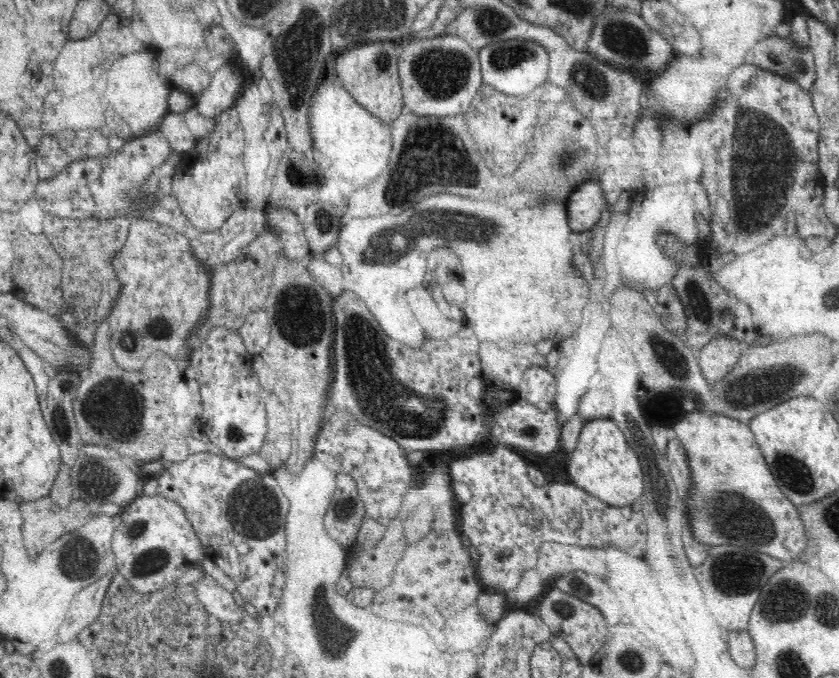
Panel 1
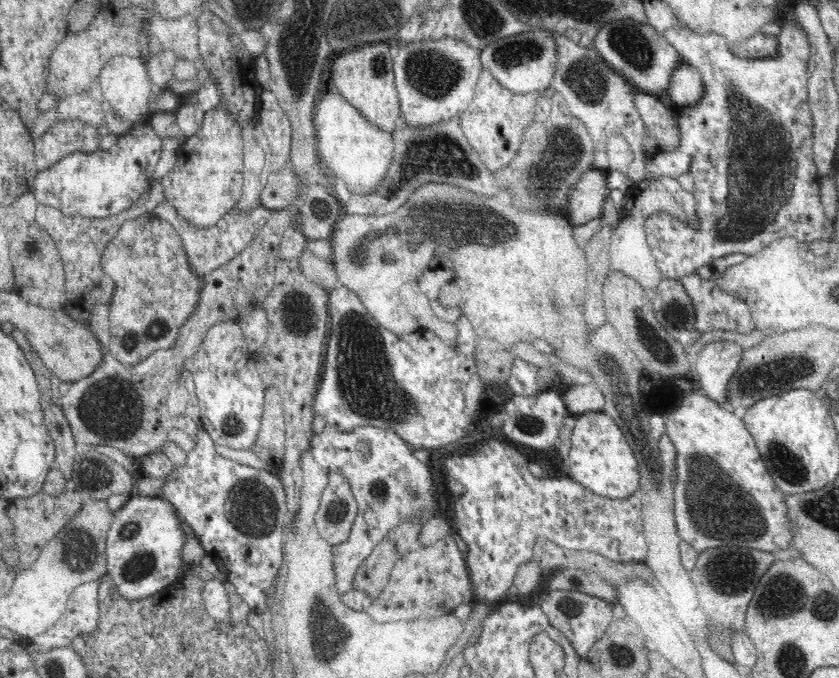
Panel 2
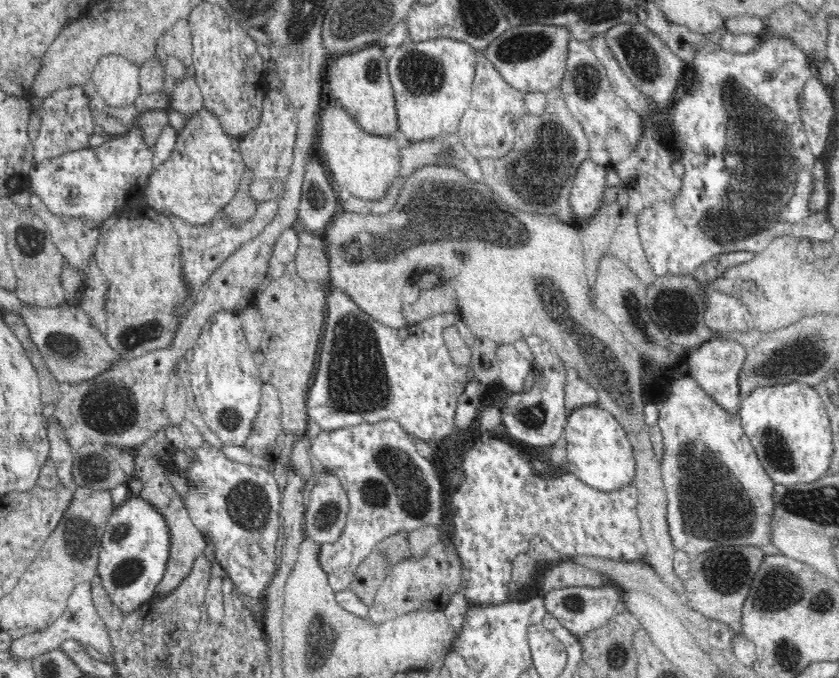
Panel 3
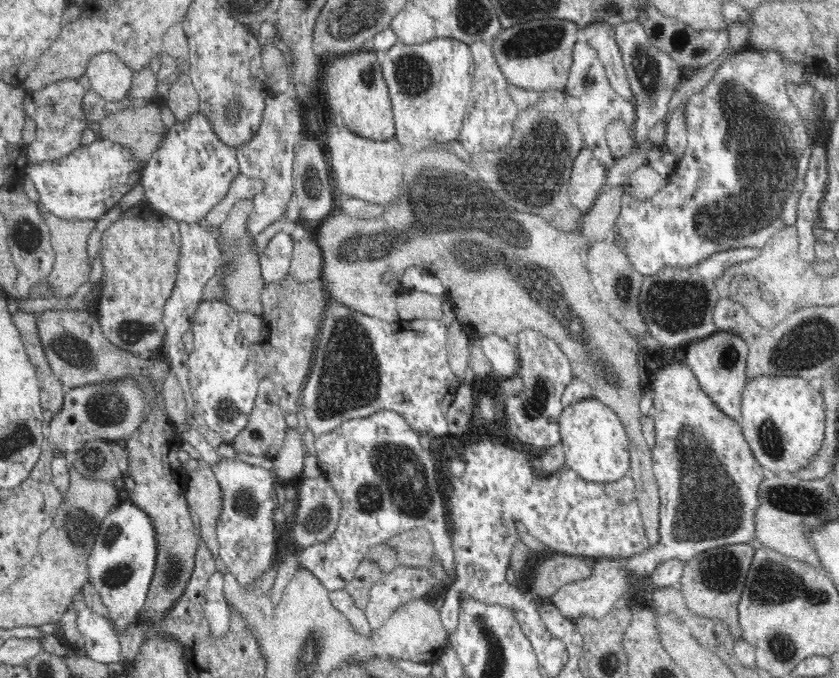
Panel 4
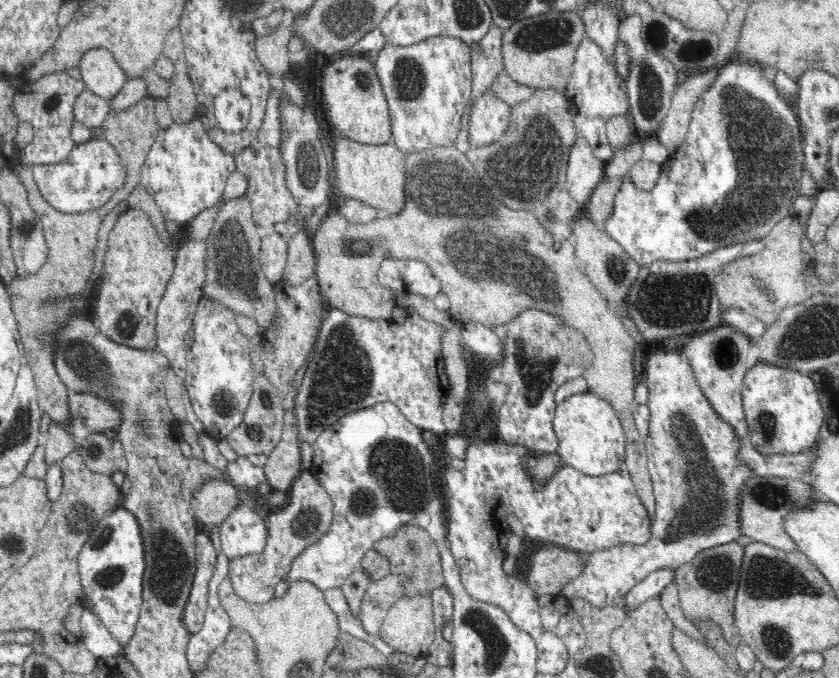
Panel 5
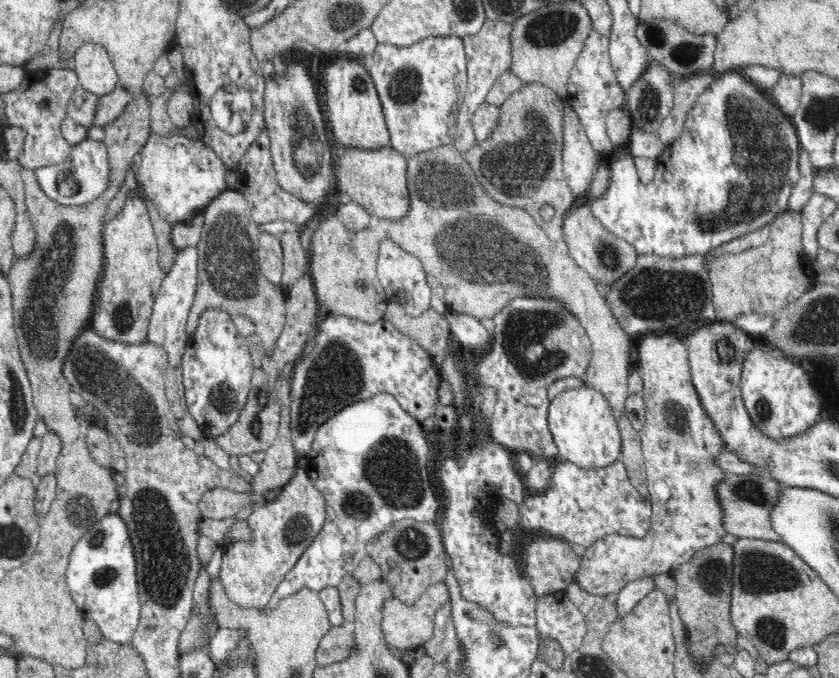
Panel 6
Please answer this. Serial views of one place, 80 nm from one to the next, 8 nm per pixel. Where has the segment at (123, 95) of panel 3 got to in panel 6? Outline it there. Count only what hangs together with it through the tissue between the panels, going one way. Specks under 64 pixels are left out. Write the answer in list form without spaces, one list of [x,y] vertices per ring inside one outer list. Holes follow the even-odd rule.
[[[84,42],[72,60],[80,87],[99,97],[108,95],[118,85],[118,75],[108,51],[93,42]]]

